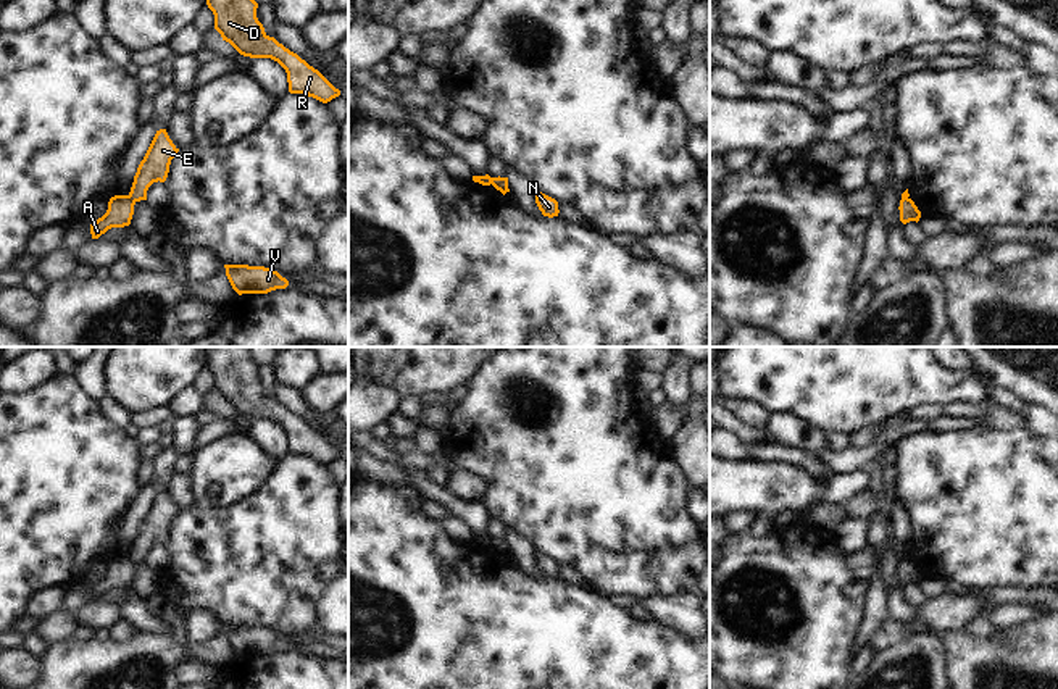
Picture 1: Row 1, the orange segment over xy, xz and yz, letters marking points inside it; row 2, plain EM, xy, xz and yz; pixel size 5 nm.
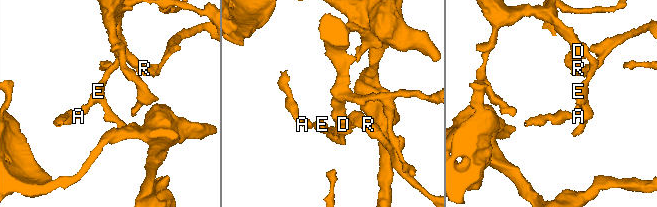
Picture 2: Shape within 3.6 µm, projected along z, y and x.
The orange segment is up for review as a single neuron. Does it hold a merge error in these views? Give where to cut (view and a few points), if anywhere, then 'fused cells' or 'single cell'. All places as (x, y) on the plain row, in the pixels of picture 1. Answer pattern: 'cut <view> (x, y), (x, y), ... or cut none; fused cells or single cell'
cut xy (128, 557), (134, 565); fused cells

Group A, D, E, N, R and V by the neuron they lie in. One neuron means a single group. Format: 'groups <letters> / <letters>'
groups A / D E N R V

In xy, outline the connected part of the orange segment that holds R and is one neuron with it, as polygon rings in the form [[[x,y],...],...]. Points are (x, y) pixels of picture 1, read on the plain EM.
[[[211,347],[206,366],[215,376],[215,390],[240,416],[271,420],[285,431],[290,455],[303,455],[323,465],[340,457],[318,431],[264,394],[248,347]]]

